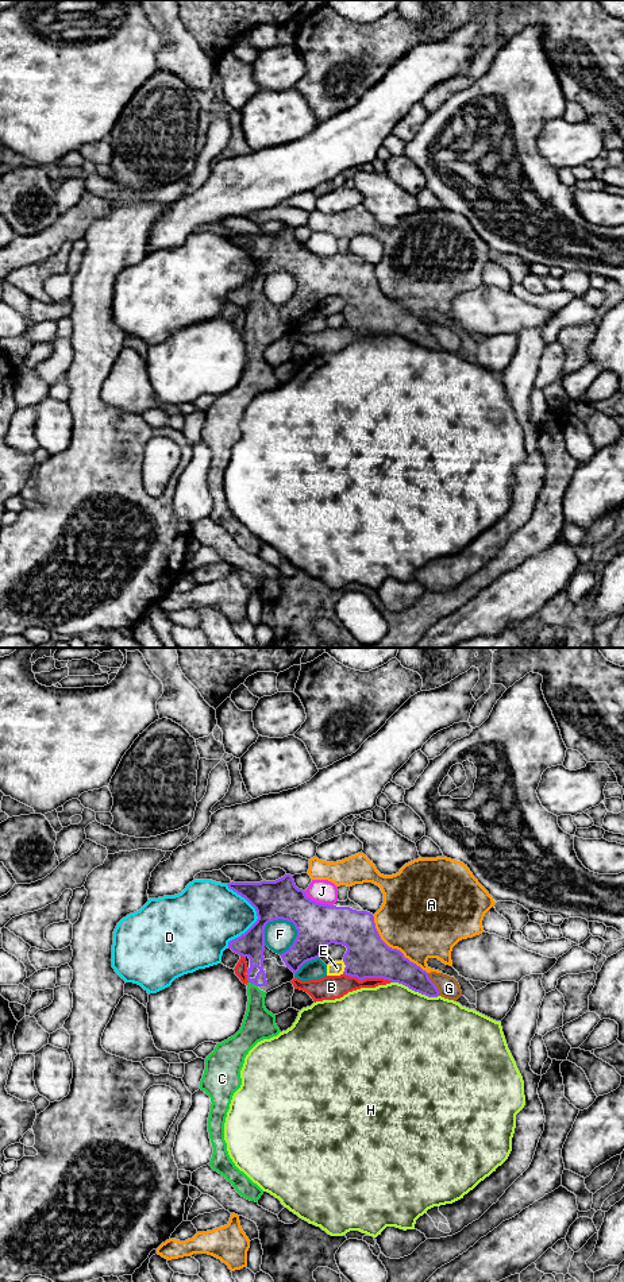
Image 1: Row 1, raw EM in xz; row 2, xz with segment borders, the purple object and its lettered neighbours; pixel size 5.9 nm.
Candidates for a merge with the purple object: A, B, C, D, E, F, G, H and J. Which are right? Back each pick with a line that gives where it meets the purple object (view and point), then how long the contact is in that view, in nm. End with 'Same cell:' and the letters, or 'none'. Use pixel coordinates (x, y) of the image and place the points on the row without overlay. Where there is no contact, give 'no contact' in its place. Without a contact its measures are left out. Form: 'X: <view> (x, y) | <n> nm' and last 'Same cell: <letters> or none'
C: xz (253, 335) | 70 nm
Same cell: C

